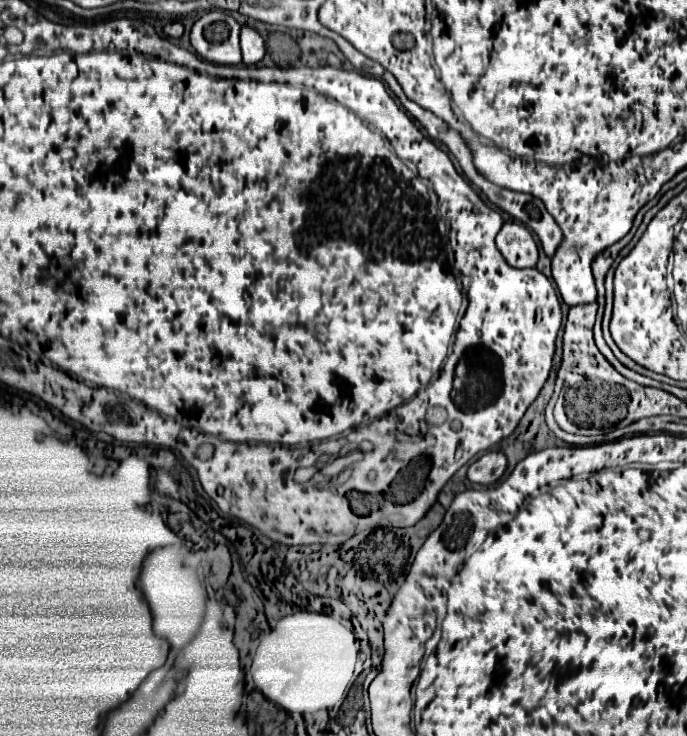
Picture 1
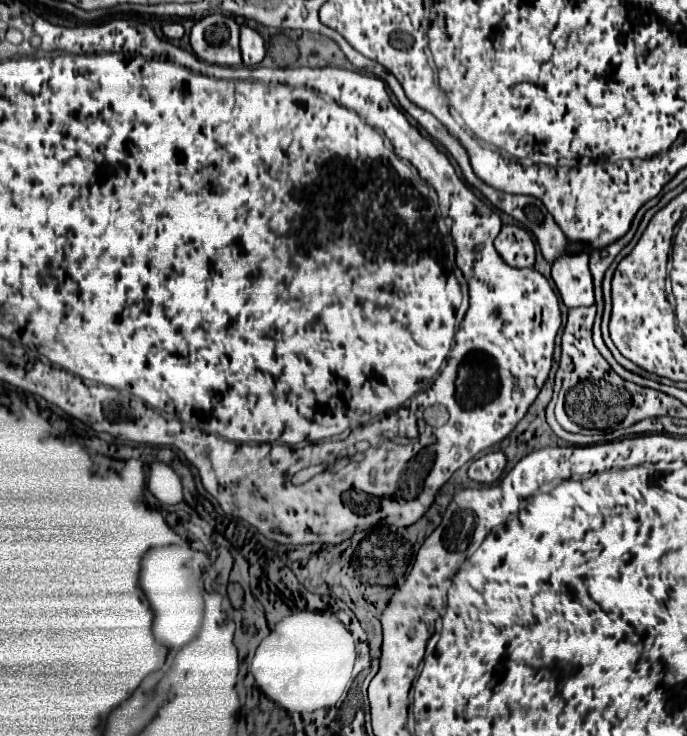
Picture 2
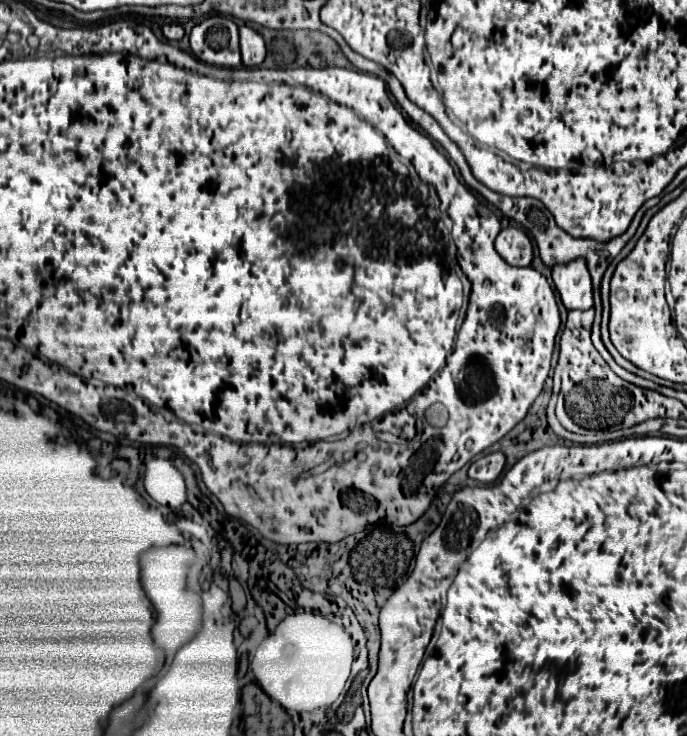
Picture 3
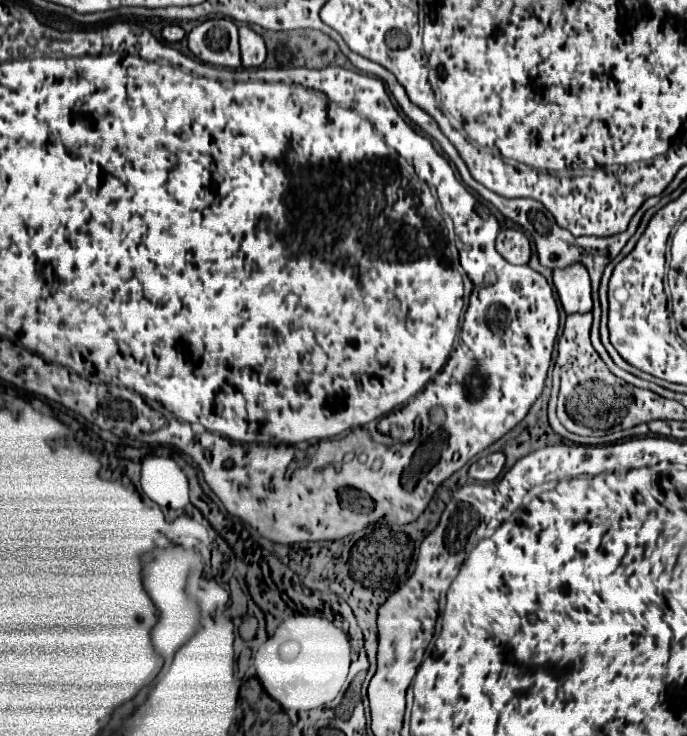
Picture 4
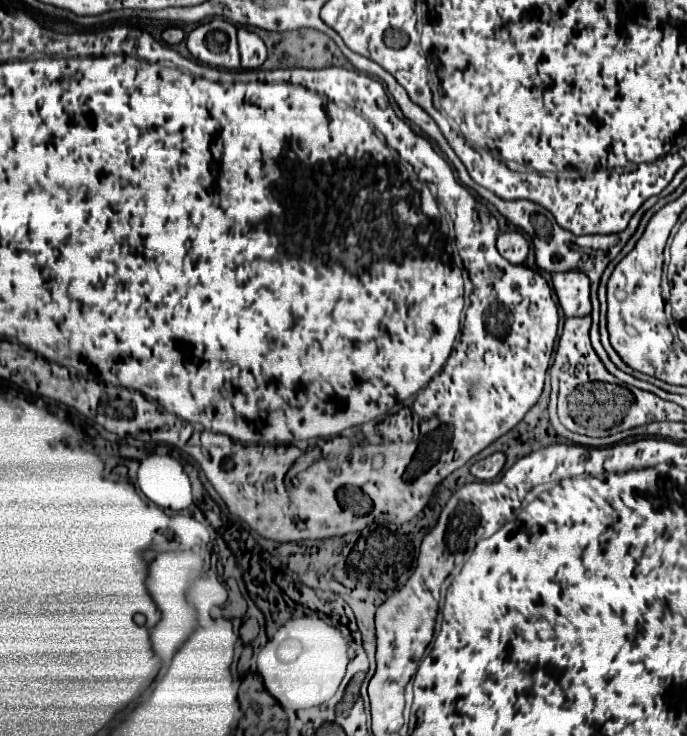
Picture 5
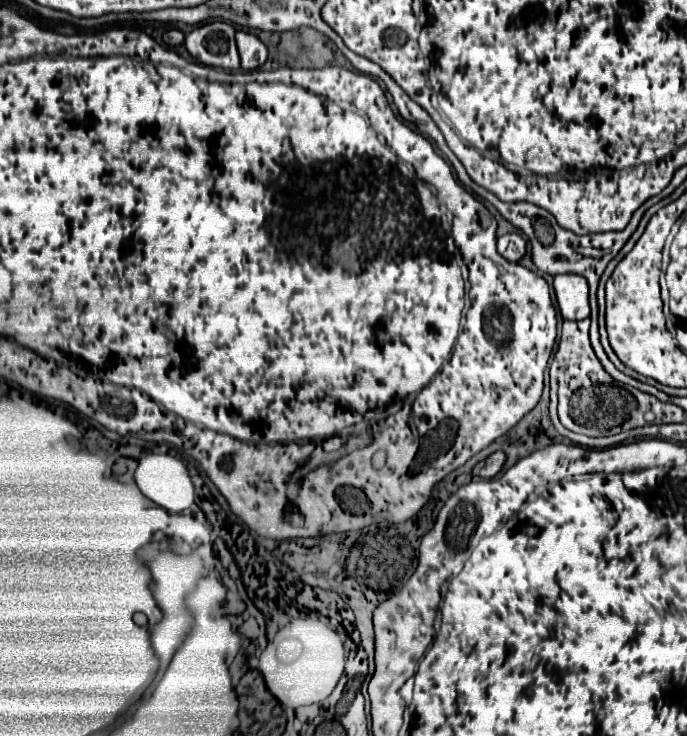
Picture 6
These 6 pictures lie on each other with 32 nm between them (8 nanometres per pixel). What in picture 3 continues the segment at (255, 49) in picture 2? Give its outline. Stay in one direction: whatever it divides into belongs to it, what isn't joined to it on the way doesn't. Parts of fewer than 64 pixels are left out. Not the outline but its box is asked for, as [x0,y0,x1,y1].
[240,26,266,66]

